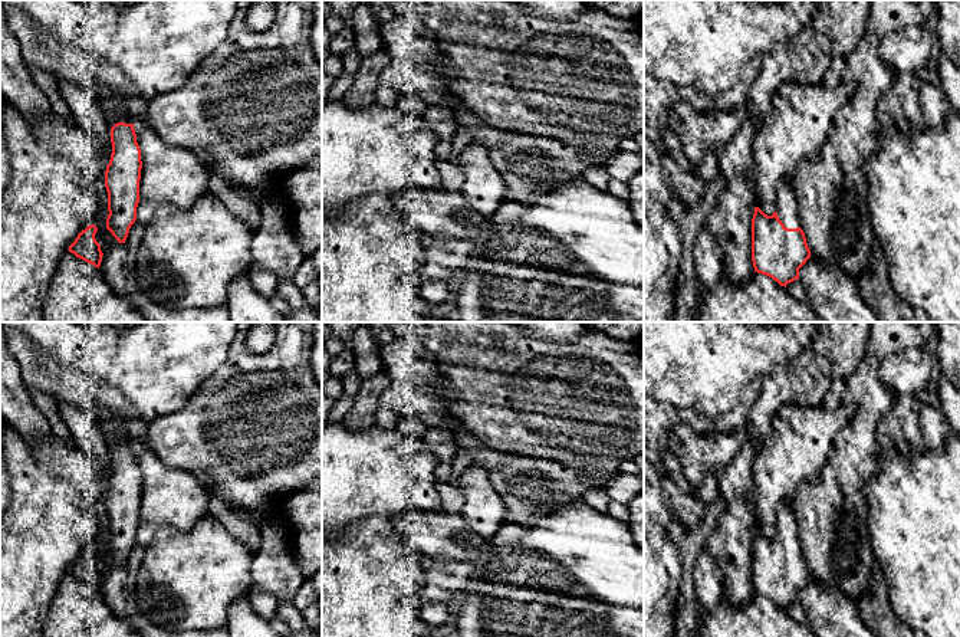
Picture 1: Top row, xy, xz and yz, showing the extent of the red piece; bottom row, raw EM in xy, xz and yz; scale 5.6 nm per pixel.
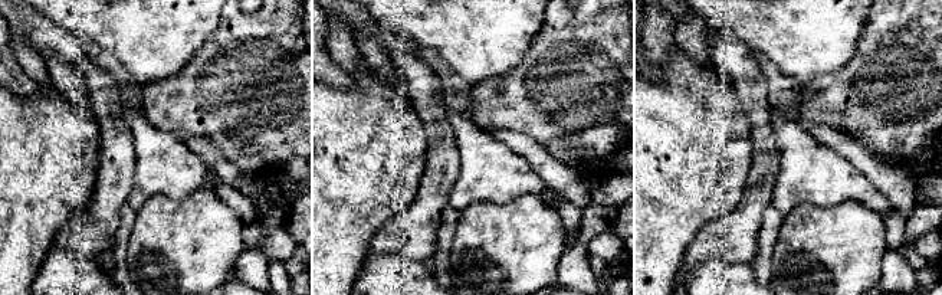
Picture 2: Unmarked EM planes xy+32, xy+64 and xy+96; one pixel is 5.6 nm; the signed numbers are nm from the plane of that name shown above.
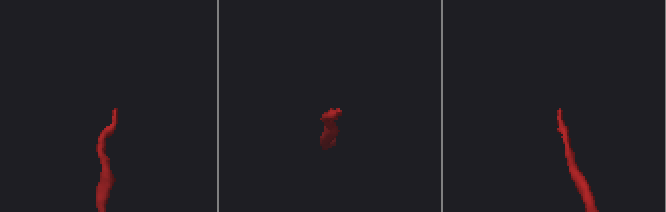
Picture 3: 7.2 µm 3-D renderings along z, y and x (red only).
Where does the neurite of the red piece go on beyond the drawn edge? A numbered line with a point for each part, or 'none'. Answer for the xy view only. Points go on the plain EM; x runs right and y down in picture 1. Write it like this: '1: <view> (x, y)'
1: xy (114, 430)

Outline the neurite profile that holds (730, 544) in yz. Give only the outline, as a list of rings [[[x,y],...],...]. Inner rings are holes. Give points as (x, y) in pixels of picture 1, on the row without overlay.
[[[736,493],[726,499],[727,509],[711,531],[706,549],[723,572],[723,597],[734,604],[746,604],[753,595],[752,541],[754,536],[753,502],[749,495]]]

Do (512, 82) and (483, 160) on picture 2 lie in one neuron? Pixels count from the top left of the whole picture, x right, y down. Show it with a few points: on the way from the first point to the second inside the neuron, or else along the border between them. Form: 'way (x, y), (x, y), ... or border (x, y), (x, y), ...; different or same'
border (466, 115), (491, 133); different

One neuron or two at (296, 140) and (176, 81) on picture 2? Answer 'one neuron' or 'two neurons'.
one neuron

